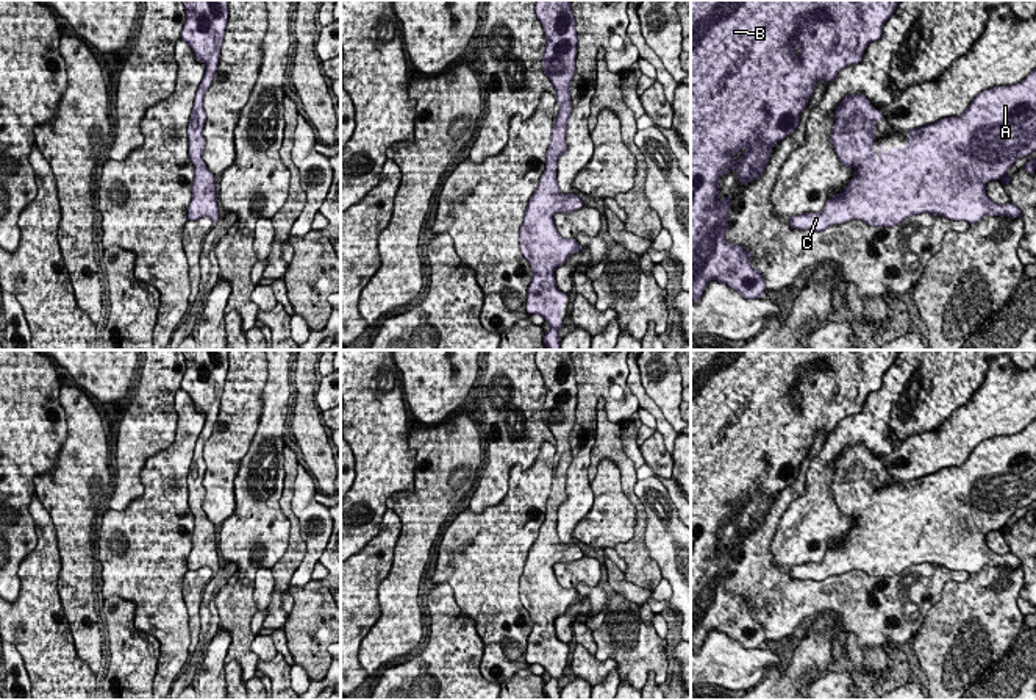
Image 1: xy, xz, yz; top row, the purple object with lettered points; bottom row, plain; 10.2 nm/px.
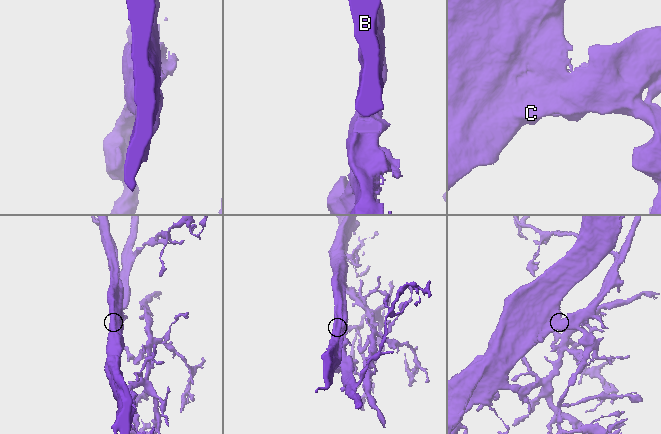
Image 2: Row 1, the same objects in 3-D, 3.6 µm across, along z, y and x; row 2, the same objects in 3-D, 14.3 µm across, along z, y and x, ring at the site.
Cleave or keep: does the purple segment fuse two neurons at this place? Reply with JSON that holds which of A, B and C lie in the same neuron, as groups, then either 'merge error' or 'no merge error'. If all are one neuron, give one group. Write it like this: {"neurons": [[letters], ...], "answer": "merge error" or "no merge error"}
{"neurons": [["A", "B", "C"]], "answer": "no merge error"}

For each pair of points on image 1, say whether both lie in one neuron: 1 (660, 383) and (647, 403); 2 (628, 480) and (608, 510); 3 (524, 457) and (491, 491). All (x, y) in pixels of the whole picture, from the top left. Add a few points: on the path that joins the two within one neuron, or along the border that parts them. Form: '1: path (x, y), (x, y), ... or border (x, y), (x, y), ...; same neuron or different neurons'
1: border (636, 366), (646, 394), (672, 428); different neurons
2: border (603, 458), (618, 467), (622, 492), (633, 503); different neurons
3: path (513, 457), (497, 472), (497, 480); same neuron

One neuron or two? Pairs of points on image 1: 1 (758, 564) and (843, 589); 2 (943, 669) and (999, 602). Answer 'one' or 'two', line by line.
1: one
2: one

